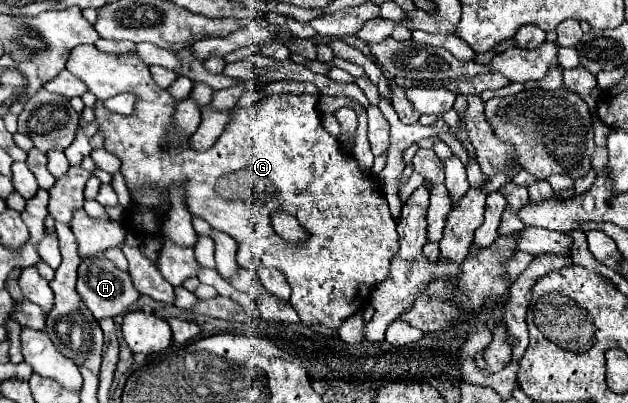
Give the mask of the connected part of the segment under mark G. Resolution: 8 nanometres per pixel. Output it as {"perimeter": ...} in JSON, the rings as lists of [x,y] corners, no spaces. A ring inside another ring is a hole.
{"perimeter":[[[78,45],[72,49],[66,69],[86,83],[88,91],[98,97],[94,115],[98,121],[98,131],[104,135],[104,149],[122,161],[122,175],[128,189],[134,191],[144,185],[158,187],[162,196],[169,201],[170,189],[178,185],[188,191],[188,209],[192,215],[204,217],[214,229],[228,233],[238,243],[238,263],[248,269],[256,267],[276,267],[284,271],[292,297],[290,303],[300,315],[304,325],[324,325],[328,329],[338,329],[350,315],[360,311],[368,301],[374,285],[388,277],[388,265],[398,249],[396,223],[388,211],[388,203],[376,187],[376,181],[358,167],[354,157],[342,151],[336,137],[324,131],[318,111],[318,95],[270,95],[262,97],[256,105],[248,109],[238,109],[232,113],[234,123],[224,127],[212,149],[206,153],[192,151],[184,145],[180,151],[160,153],[160,143],[166,143],[168,127],[172,125],[172,113],[176,101],[170,93],[158,87],[148,71],[148,65],[136,57],[136,53],[104,53],[94,45]],[[118,93],[134,93],[136,105],[132,115],[116,115],[108,111],[102,101]],[[274,211],[288,211],[298,217],[310,233],[310,239],[302,247],[288,245],[278,237],[270,225],[270,215]]]}

